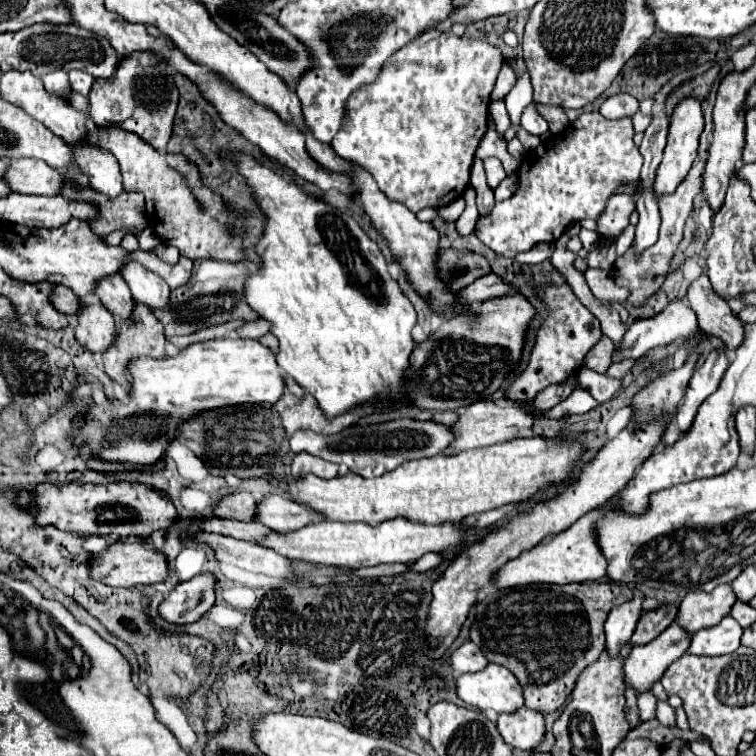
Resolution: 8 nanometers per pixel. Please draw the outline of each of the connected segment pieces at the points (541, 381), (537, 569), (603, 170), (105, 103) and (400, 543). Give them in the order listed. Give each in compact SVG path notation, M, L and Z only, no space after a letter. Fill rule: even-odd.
M569 284L539 286L537 296L545 302L545 306L549 308L549 314L537 326L535 346L531 348L529 364L517 374L517 378L505 390L505 396L509 400L531 400L543 388L565 382L569 376L577 374L583 366L585 354L603 336L601 328L599 328L599 320L577 300L577 296L573 294Z
M599 508L583 518L579 518L571 528L567 528L565 532L553 536L549 542L541 542L537 546L533 546L531 550L521 552L517 558L509 560L503 568L499 568L493 574L493 582L497 588L515 588L515 586L527 586L527 584L573 584L573 582L591 582L591 580L599 580L605 578L605 570L607 570L607 560L603 558L595 534L593 534L593 526L595 522L605 514L607 508Z
M599 112L581 114L575 122L567 126L565 132L557 134L553 140L547 140L535 150L525 154L517 174L519 176L517 192L509 200L497 202L487 216L479 216L475 226L475 236L493 252L505 258L515 258L515 254L527 252L541 242L547 242L547 244L557 242L571 222L579 222L585 218L597 220L599 214L605 210L609 196L615 194L615 188L621 182L625 184L639 182L643 158L639 154L639 148L633 142L633 134L635 130L633 130L631 118L607 120Z
M137 52L123 58L117 72L109 80L95 80L91 94L89 116L99 128L121 128L149 142L157 152L163 152L173 130L173 118L179 102L179 90L167 74L167 64L153 52Z
M395 518L395 520L381 522L379 526L369 526L369 524L363 524L363 522L351 524L351 522L329 522L329 520L325 520L325 522L309 524L309 526L303 526L301 530L293 530L293 532L285 532L285 534L271 532L257 544L263 546L263 548L275 550L277 554L289 558L291 562L299 560L299 562L307 562L307 564L313 564L313 566L351 568L351 566L377 566L377 564L383 564L383 562L413 562L413 560L419 560L427 552L443 552L449 546L459 544L465 538L465 534L469 534L469 532L459 530L459 522L447 522L447 524L441 524L441 526L427 526L427 524L409 522L405 518Z

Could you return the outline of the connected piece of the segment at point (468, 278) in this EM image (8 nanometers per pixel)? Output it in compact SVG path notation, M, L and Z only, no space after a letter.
M439 250L439 258L437 258L437 276L447 284L449 290L457 292L465 286L469 286L471 282L475 282L477 278L489 274L489 262L475 254L475 252L467 252L467 250Z

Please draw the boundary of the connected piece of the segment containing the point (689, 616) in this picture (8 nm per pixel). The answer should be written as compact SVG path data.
M717 586L711 594L707 592L689 592L677 614L677 624L681 624L689 634L695 634L701 628L719 624L737 602L731 586Z

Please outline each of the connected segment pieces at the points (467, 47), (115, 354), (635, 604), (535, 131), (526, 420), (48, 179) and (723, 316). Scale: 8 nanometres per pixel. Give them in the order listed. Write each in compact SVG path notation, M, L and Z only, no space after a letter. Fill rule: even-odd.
M441 32L429 40L419 36L385 62L375 82L349 96L343 126L331 146L341 158L365 168L387 198L403 202L409 210L447 206L467 190L475 150L487 130L489 96L501 66L501 50L485 40L463 38L453 32Z
M137 302L137 310L133 310L133 318L129 318L129 322L117 320L117 338L115 338L113 346L101 354L101 362L103 362L103 368L105 368L107 376L111 380L119 382L125 390L129 390L127 364L129 364L131 358L137 358L137 356L155 356L155 358L165 356L165 334L163 334L163 326L153 316L153 312L147 306L141 306L139 302Z
M635 590L633 598L621 606L615 606L609 612L609 618L605 622L605 634L607 634L607 650L611 656L619 654L619 648L629 642L633 636L633 630L643 614L643 602L645 594Z
M529 104L529 106L523 110L523 114L521 114L521 128L527 130L529 134L533 134L533 136L543 136L543 134L549 130L547 122L545 122L543 116L537 112L535 104Z
M479 400L479 402L471 404L471 406L467 406L467 408L457 410L457 414L459 414L459 418L451 426L453 442L443 452L445 456L453 456L453 454L459 454L463 450L483 448L483 446L493 446L493 444L501 444L501 442L513 440L521 430L529 430L533 426L533 422L537 420L535 414L525 412L521 406L503 406L503 408L499 408L491 400Z
M33 158L9 160L1 180L5 180L11 192L37 196L57 196L63 184L63 178L55 168Z
M701 274L689 286L687 300L699 318L701 330L721 338L727 350L737 350L737 346L741 346L743 322L739 322L737 316L731 312L729 304L721 296L715 294L715 290L709 284L707 274Z

